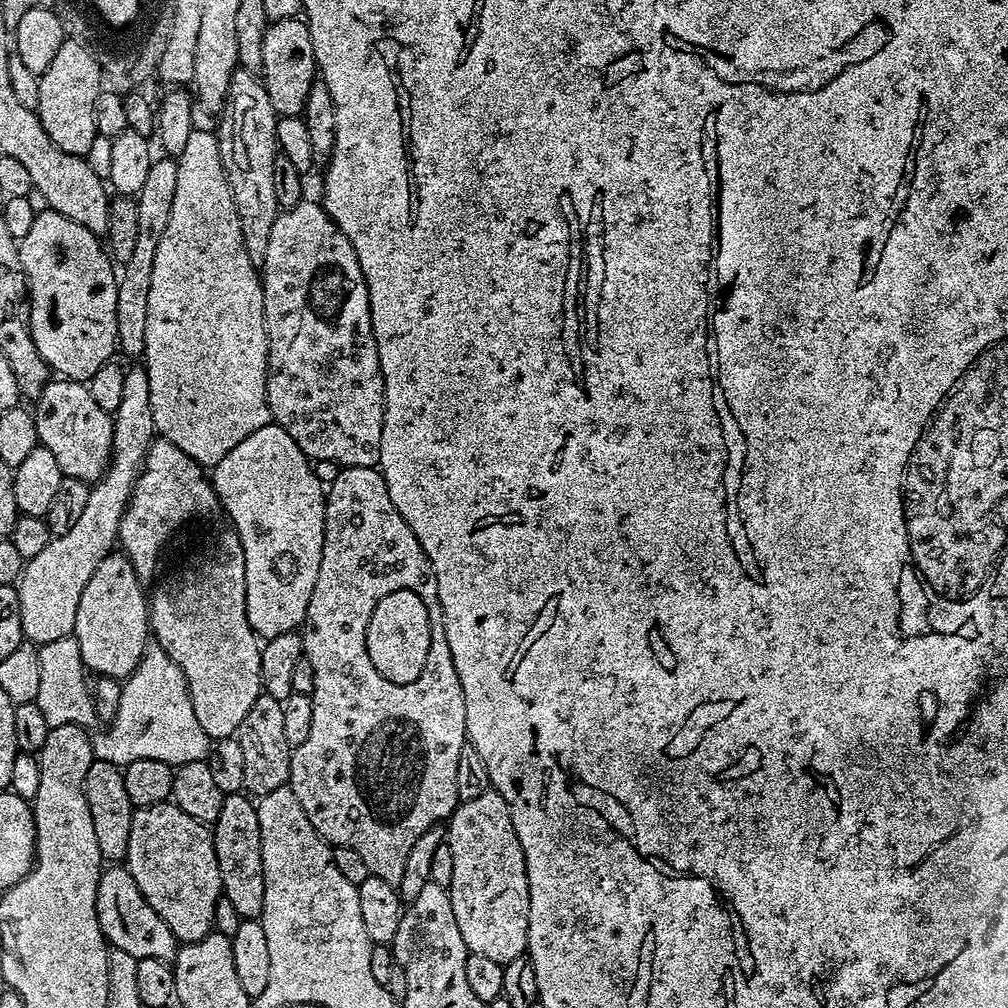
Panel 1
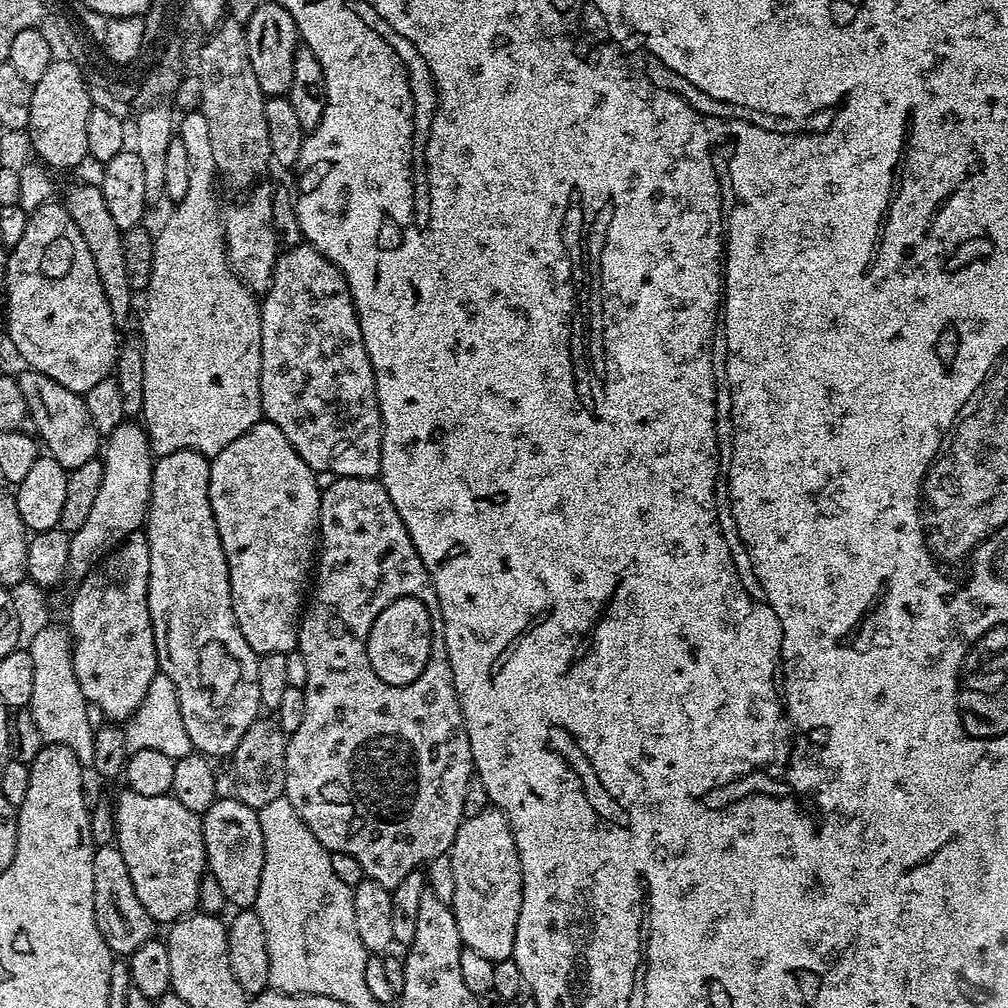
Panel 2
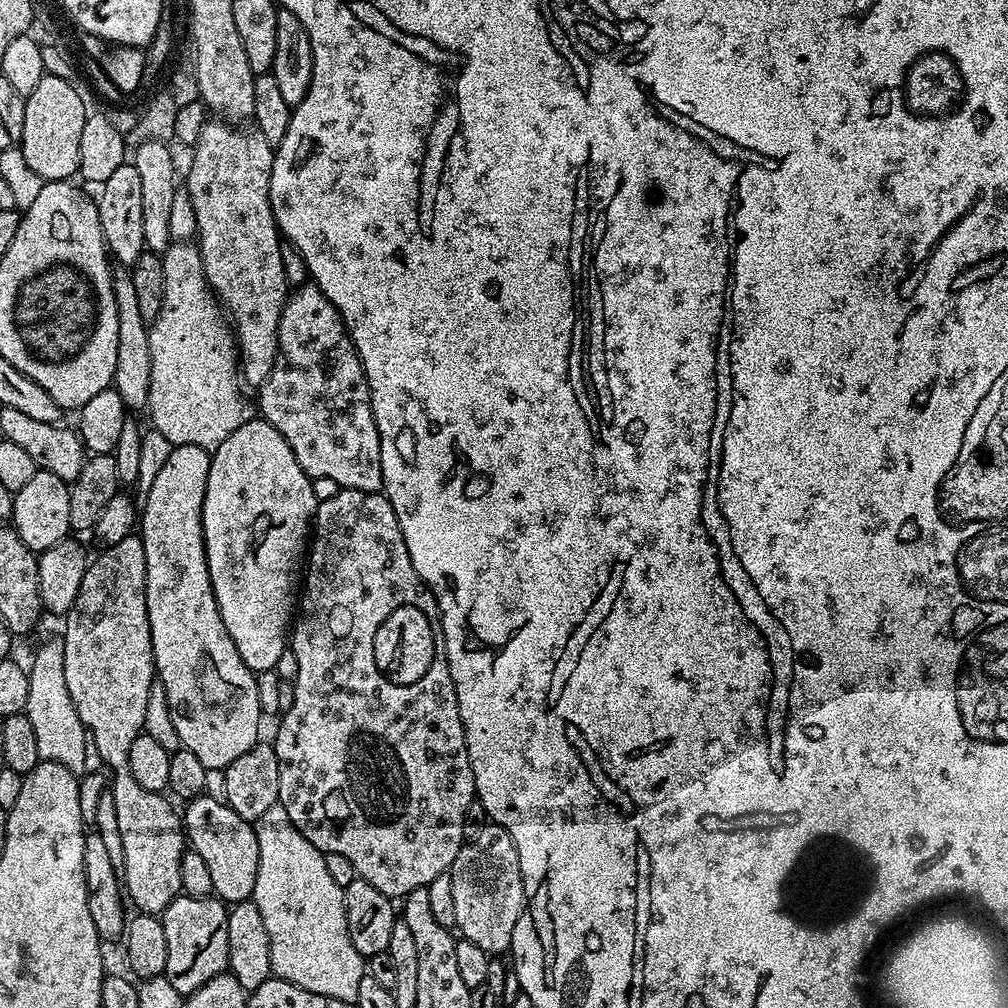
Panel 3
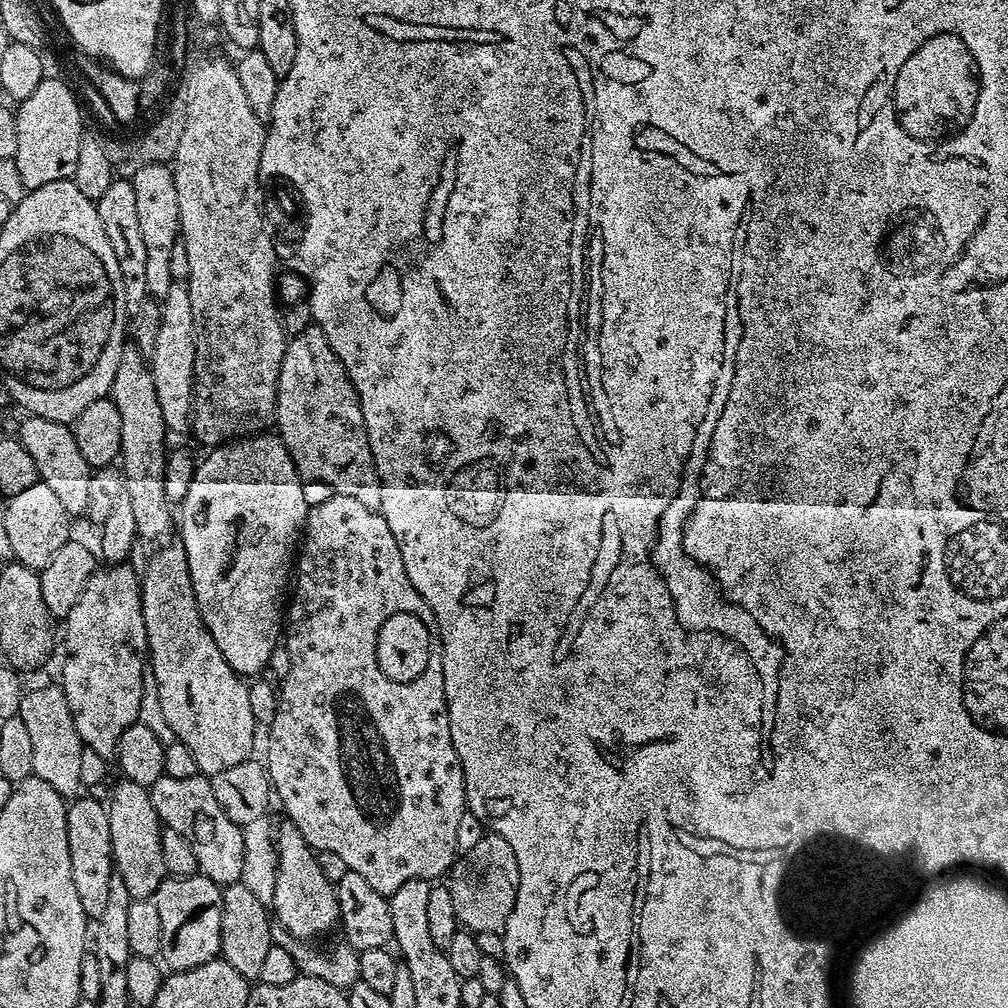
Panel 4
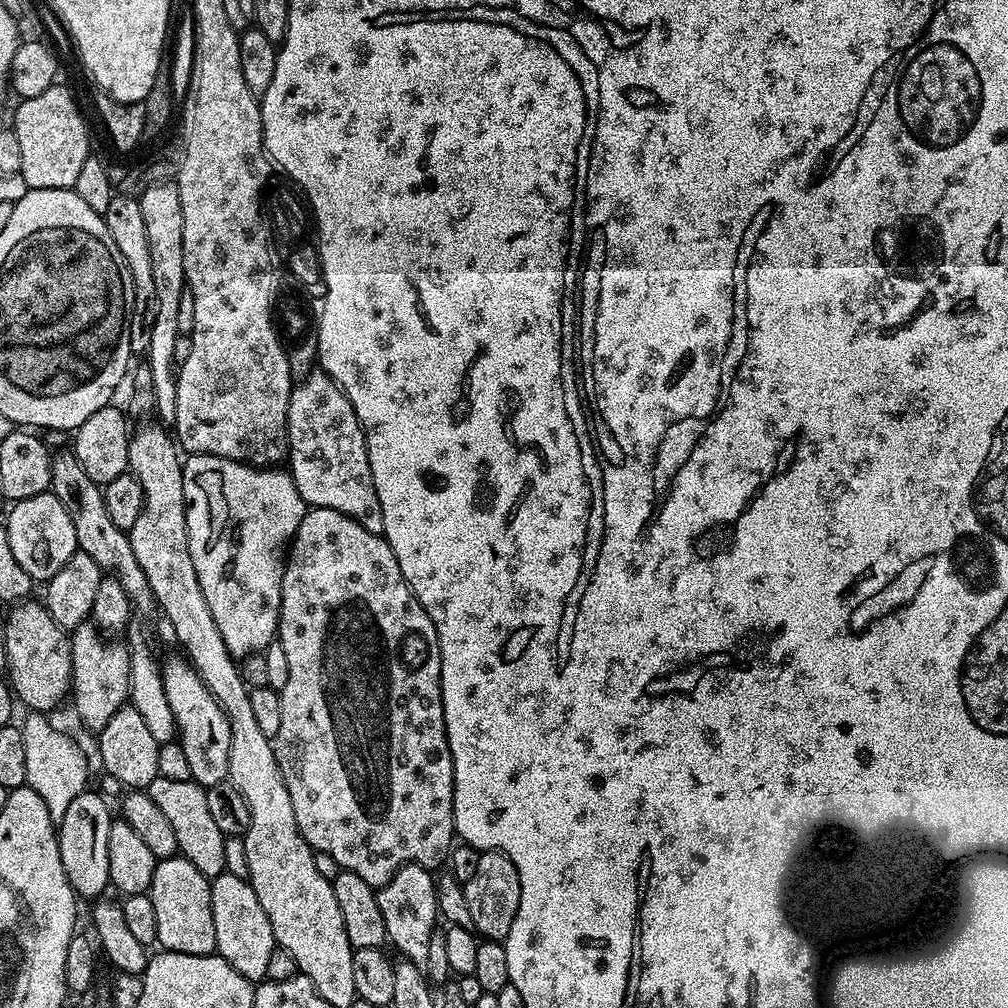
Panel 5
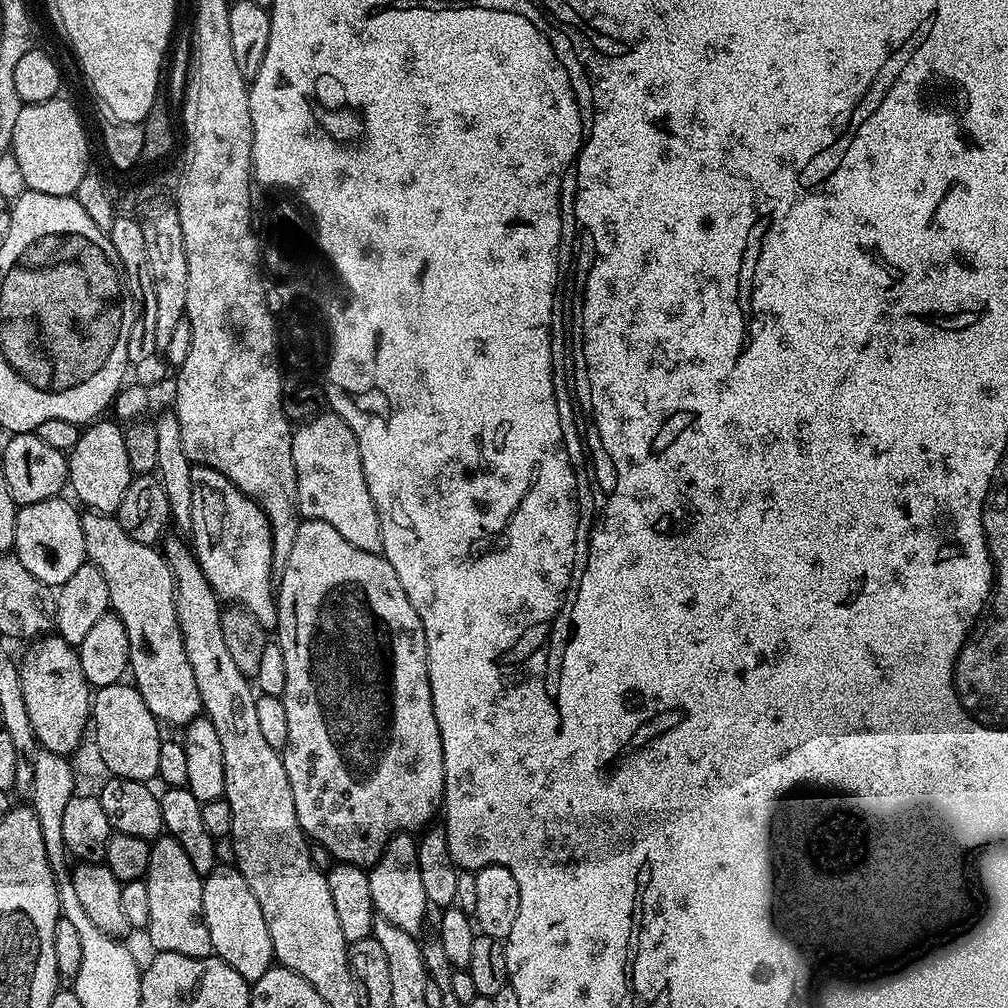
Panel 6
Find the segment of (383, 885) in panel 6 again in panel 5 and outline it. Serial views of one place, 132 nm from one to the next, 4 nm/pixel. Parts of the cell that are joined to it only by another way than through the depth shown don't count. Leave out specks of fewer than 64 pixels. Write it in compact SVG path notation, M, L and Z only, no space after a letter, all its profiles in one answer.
M407 864L390 878L385 888L376 893L378 910L382 910L382 922L386 922L387 943L393 944L403 959L412 964L426 965L426 953L430 951L430 938L437 931L437 881L433 873L420 864Z

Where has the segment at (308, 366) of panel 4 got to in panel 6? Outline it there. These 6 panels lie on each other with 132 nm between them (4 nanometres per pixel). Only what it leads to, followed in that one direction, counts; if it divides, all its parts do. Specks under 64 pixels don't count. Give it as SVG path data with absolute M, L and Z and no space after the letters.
M331 410L321 411L320 415L305 420L293 431L292 457L298 482L296 502L298 512L305 520L330 522L350 546L358 546L358 550L383 553L382 526L378 518L378 510L370 498L370 490L366 486L366 474L362 470L362 454L358 450L358 438L354 438L354 430L346 426L342 417Z

